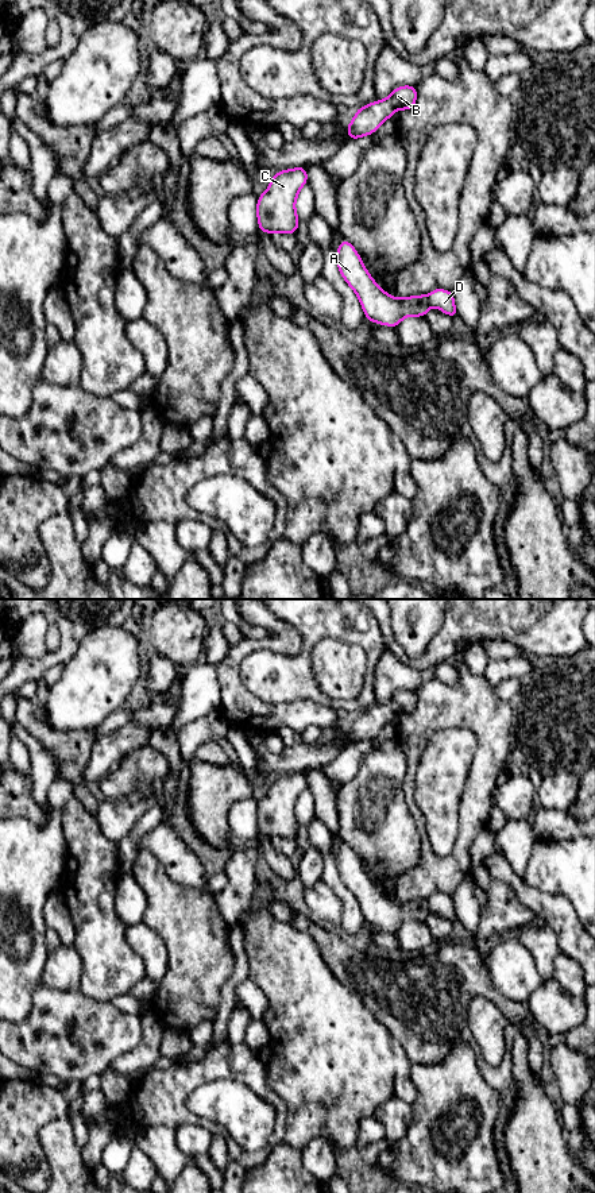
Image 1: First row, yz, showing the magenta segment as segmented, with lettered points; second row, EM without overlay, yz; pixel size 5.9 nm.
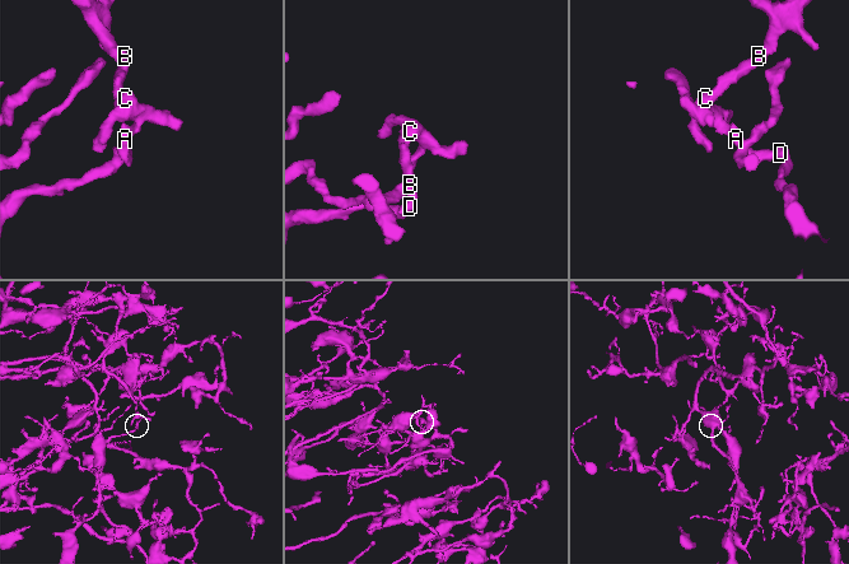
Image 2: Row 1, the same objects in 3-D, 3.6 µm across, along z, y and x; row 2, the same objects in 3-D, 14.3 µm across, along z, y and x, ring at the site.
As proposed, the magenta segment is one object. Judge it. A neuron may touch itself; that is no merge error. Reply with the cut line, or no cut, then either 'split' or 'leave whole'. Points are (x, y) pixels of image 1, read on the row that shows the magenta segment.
yz (427, 296), (431, 305) | split

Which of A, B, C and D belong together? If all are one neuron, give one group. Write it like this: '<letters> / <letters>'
A B C / D

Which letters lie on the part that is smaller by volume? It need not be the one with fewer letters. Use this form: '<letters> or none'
D

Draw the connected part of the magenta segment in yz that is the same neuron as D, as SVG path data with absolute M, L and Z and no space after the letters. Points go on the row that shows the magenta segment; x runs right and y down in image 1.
M434 289L428 294L428 301L430 306L440 309L452 318L457 316L455 298L451 290Z

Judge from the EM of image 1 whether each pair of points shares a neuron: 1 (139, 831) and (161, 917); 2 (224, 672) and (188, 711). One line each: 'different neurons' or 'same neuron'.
1: different neurons
2: different neurons

